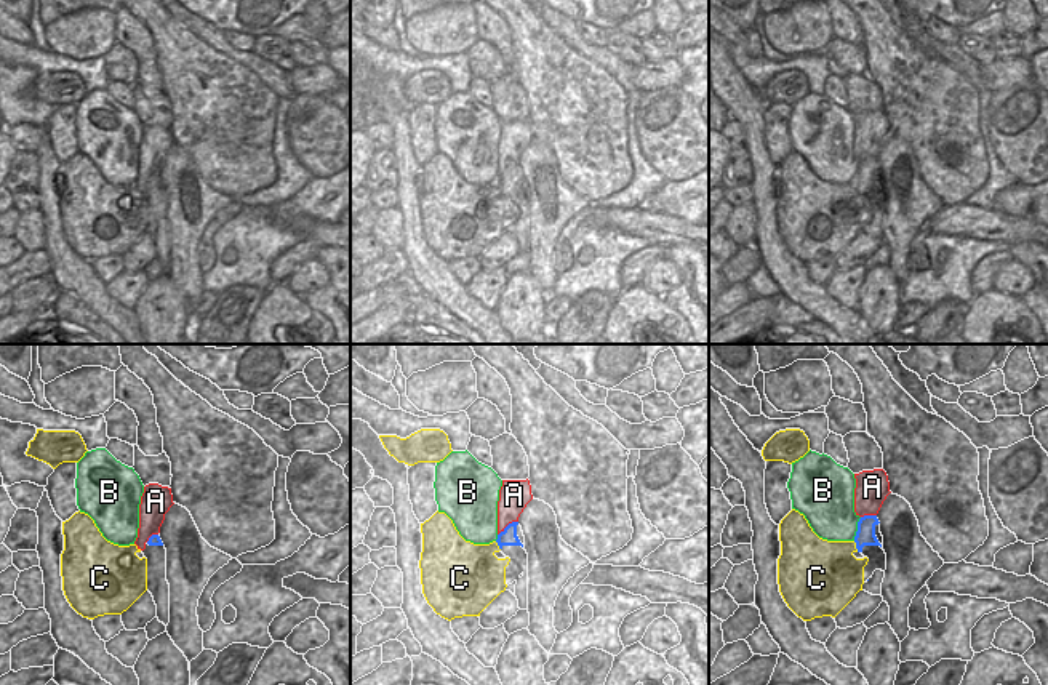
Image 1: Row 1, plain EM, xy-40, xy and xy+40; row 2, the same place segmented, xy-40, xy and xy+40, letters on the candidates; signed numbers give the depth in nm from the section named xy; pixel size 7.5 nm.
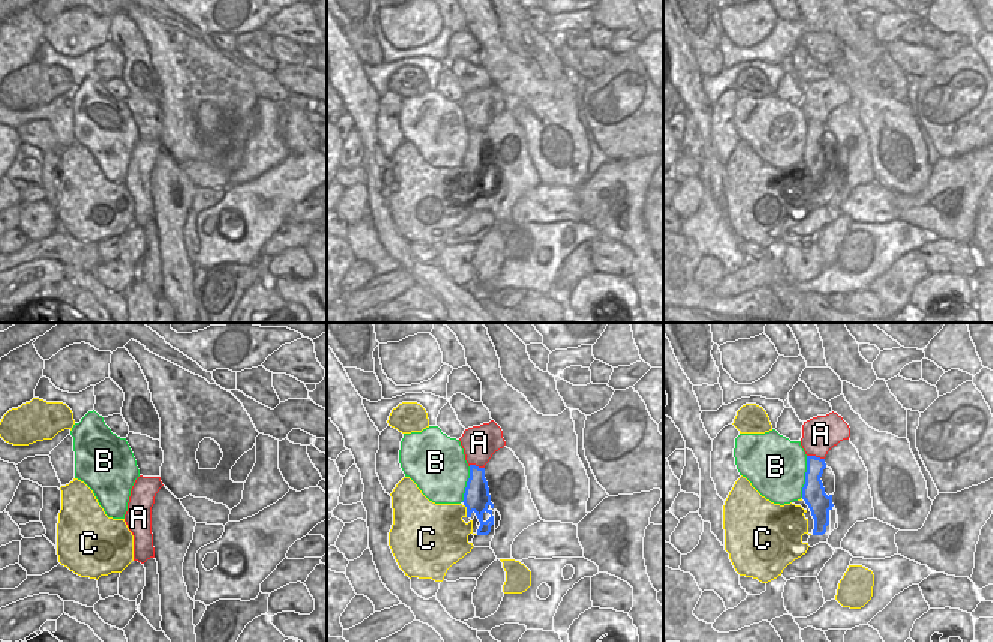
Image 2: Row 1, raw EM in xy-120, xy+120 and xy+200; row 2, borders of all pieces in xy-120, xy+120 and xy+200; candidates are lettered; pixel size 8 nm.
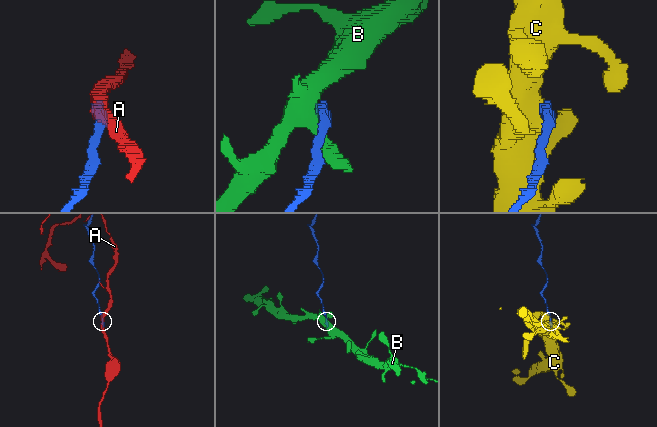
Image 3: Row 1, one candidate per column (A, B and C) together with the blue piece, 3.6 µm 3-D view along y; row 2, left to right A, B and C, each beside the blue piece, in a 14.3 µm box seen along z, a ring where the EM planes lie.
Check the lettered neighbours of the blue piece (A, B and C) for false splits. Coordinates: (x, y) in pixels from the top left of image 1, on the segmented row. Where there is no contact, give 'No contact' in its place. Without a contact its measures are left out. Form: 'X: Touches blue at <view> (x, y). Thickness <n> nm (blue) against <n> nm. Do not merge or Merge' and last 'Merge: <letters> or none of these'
A: Touches blue at xy (508, 525). Thickness 120 nm (blue) against 240 nm. Do not merge
B: Touches blue at xy+40 (858, 528). Thickness 140 nm (blue) against 360 nm. Do not merge
C: Touches blue at xy+40 (856, 546). Thickness 140 nm (blue) against 380 nm. Do not merge
Merge: none of these

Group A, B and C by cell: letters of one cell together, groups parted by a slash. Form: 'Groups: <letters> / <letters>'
Groups: A / B / C

